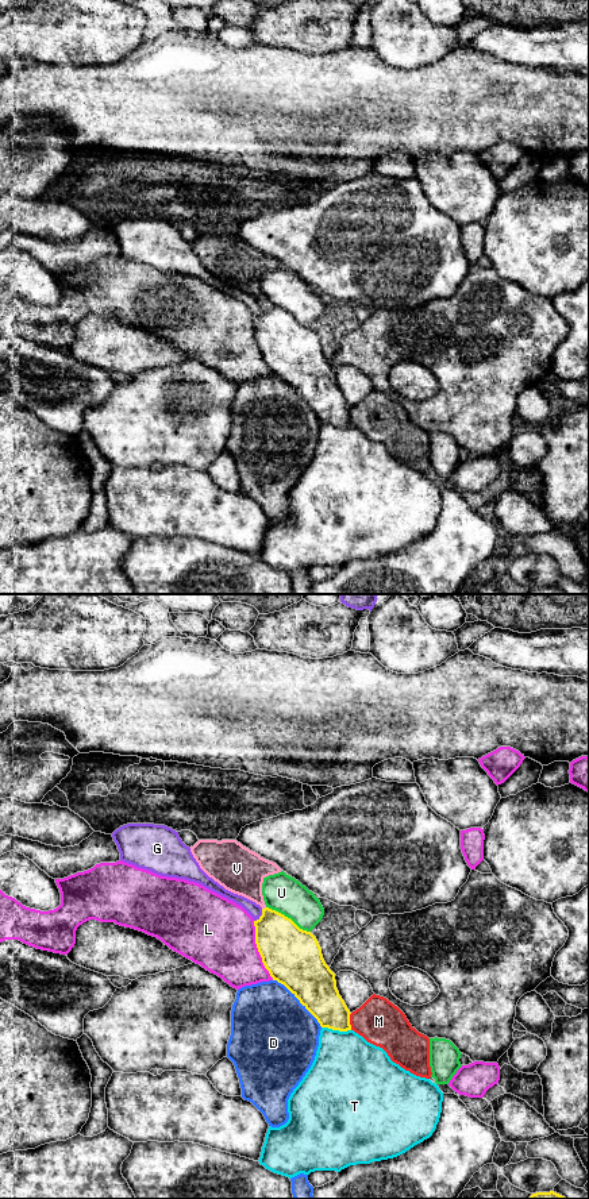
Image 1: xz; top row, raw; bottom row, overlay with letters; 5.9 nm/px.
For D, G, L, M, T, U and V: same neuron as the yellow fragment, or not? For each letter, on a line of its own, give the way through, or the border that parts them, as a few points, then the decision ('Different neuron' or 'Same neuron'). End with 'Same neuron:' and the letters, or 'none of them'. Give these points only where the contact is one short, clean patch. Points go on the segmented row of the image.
D: Different neuron
G: Different neuron
L: Different neuron
M: Different neuron
T: Different neuron
U: Same neuron
V: Different neuron
Same neuron: U

